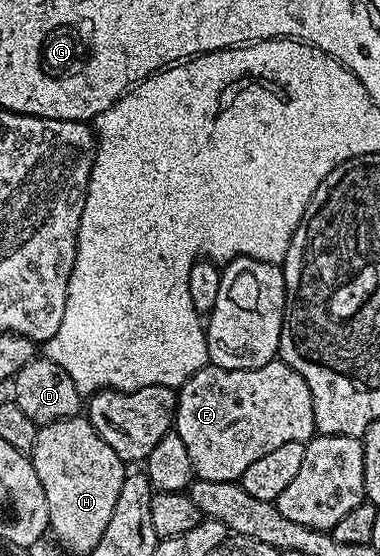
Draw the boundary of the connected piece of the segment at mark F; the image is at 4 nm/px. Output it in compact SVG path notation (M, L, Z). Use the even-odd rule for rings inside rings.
M281 359L272 360L264 367L255 369L225 369L208 363L185 381L177 394L173 432L184 439L184 447L188 451L188 459L192 459L195 474L204 479L238 481L251 463L268 455L268 451L276 451L276 447L283 443L305 443L316 433L308 383Z

